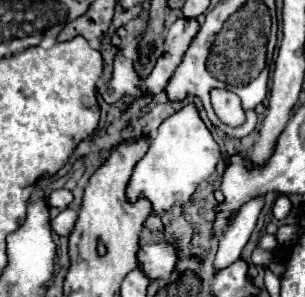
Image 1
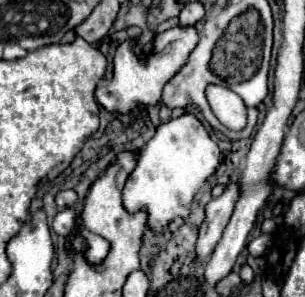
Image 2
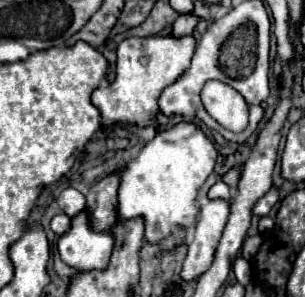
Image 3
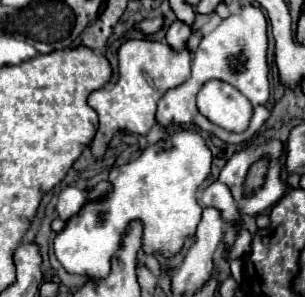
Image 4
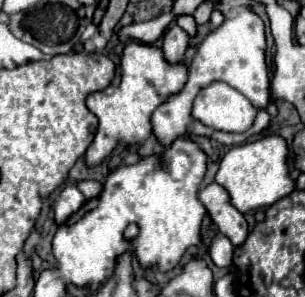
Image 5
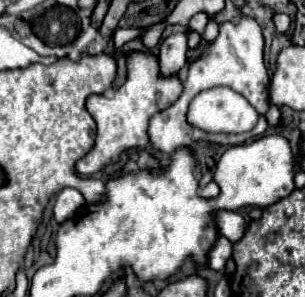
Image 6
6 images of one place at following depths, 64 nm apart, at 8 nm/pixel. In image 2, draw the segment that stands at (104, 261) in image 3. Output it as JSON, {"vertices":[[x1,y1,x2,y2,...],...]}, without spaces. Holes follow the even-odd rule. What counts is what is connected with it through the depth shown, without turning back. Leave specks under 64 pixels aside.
{"vertices":[[76,218,76,228,74,228,74,232,66,238,66,244,64,244,66,252,70,254,70,258,74,258,74,252,72,252,72,238,74,238,74,236,82,236,82,238,86,240,86,250,82,252,82,256,86,258,86,262,88,262,88,264,102,264,102,260,108,256,108,250,110,250,108,240,102,238,102,236,98,236,98,234,88,232,88,230,82,226,82,220]]}

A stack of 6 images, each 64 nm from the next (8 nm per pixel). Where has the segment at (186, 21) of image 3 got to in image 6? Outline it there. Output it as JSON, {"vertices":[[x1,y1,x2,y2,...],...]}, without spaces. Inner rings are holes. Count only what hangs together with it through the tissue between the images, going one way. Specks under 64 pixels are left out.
{"vertices":[[184,32,174,34,172,38,166,38,160,44,160,56,158,56,160,76,168,78,168,76,178,74,186,64,186,52,188,52,188,46,186,46,186,34]]}

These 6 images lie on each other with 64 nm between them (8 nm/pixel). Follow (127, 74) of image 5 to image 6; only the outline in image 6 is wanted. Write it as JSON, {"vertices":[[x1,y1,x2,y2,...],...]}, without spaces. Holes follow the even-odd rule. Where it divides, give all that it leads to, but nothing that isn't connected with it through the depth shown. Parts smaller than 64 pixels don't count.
{"vertices":[[132,52,128,56,128,78,126,82,116,90,112,98,106,98,104,94,94,94,86,100,86,108,92,114,96,122,96,142,94,148,76,162,76,172,82,176,92,176,100,172,108,164,116,164,120,160,120,154,130,148,146,148,150,144,148,140,148,122,154,114,166,110,172,106,182,92,182,84,178,76,162,78,158,68,158,58,146,52]]}

